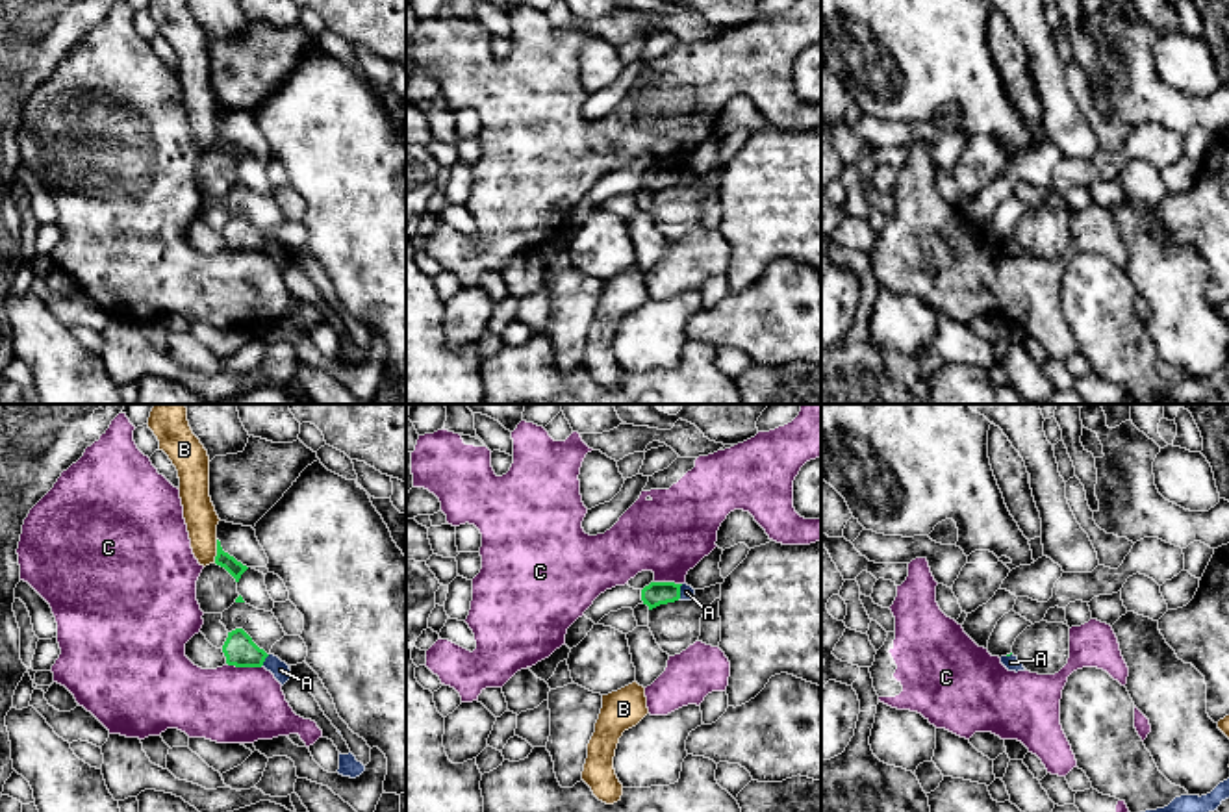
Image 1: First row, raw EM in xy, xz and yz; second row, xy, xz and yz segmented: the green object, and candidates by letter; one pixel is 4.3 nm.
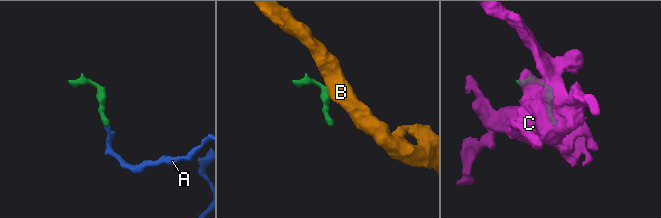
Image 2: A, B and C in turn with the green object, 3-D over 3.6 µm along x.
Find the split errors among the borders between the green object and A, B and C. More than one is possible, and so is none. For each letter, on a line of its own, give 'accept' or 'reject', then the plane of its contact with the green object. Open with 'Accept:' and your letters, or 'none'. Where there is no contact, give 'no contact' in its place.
Accept: A
A: accept; contact in xz
B: reject; contact in xy
C: reject; contact in xy

